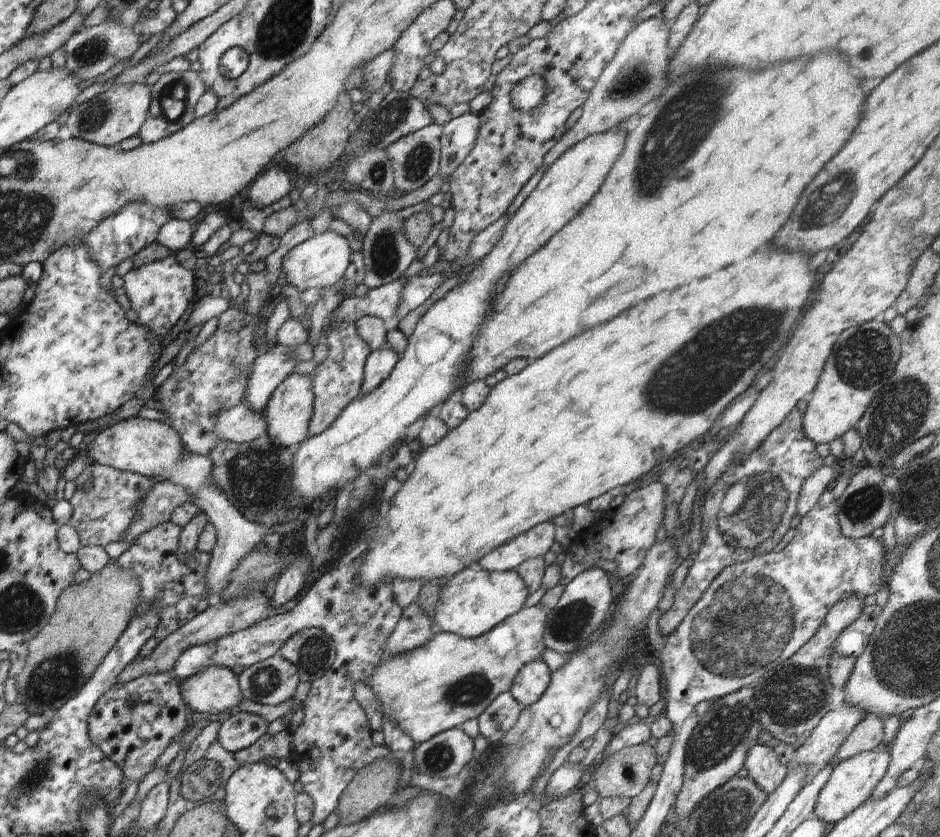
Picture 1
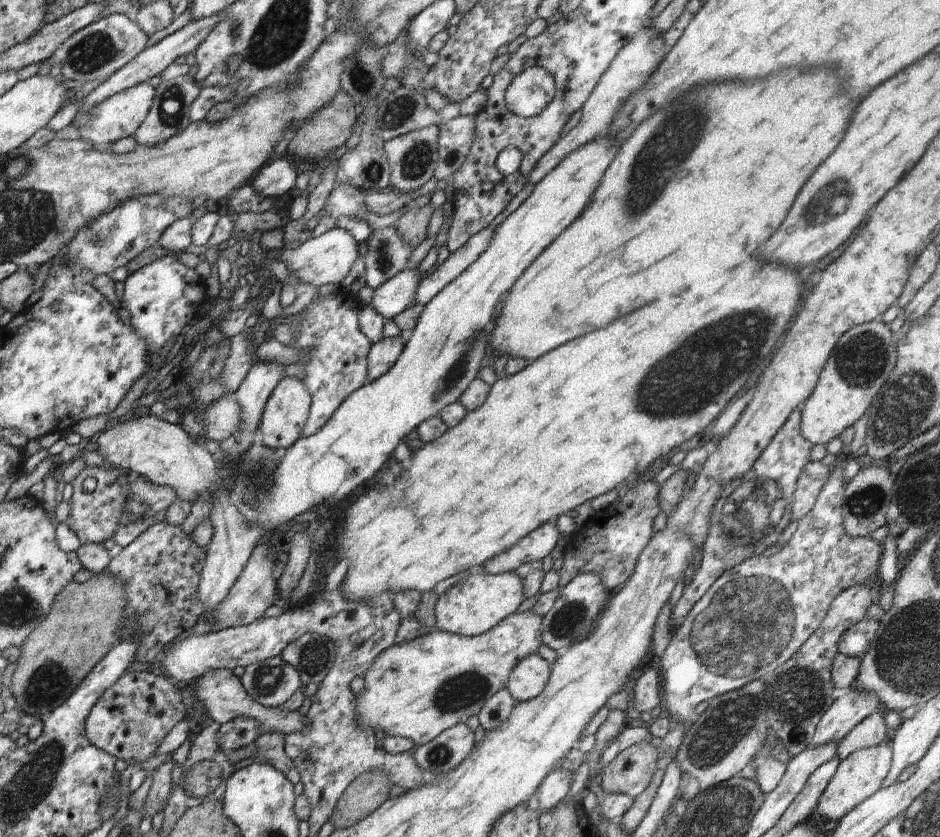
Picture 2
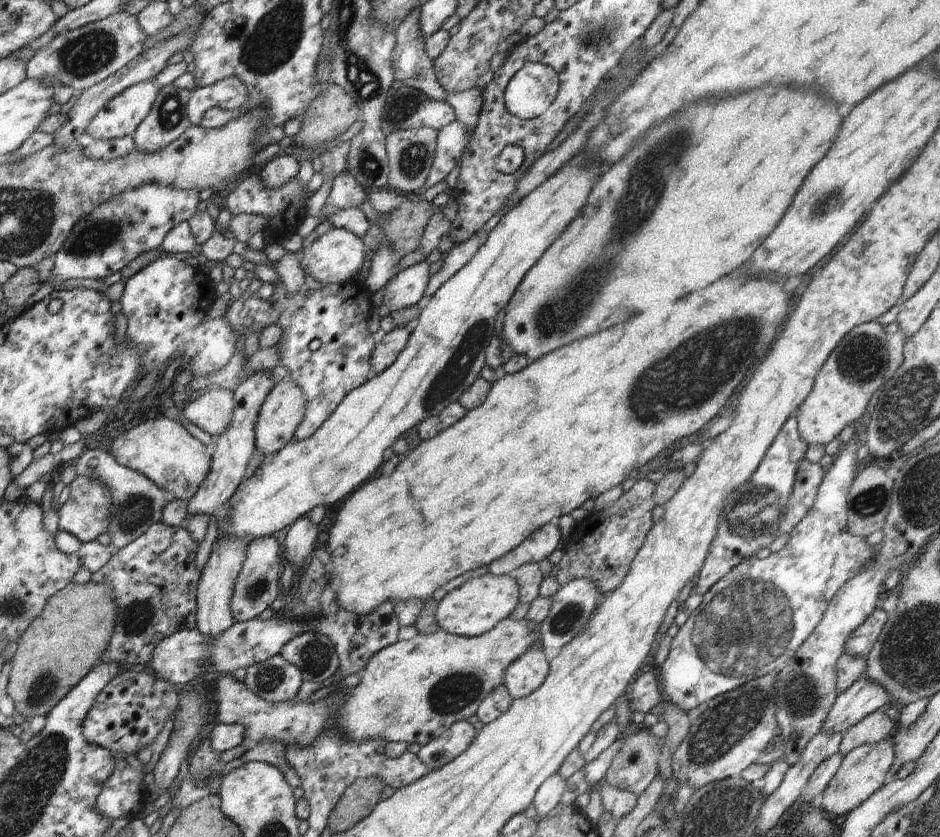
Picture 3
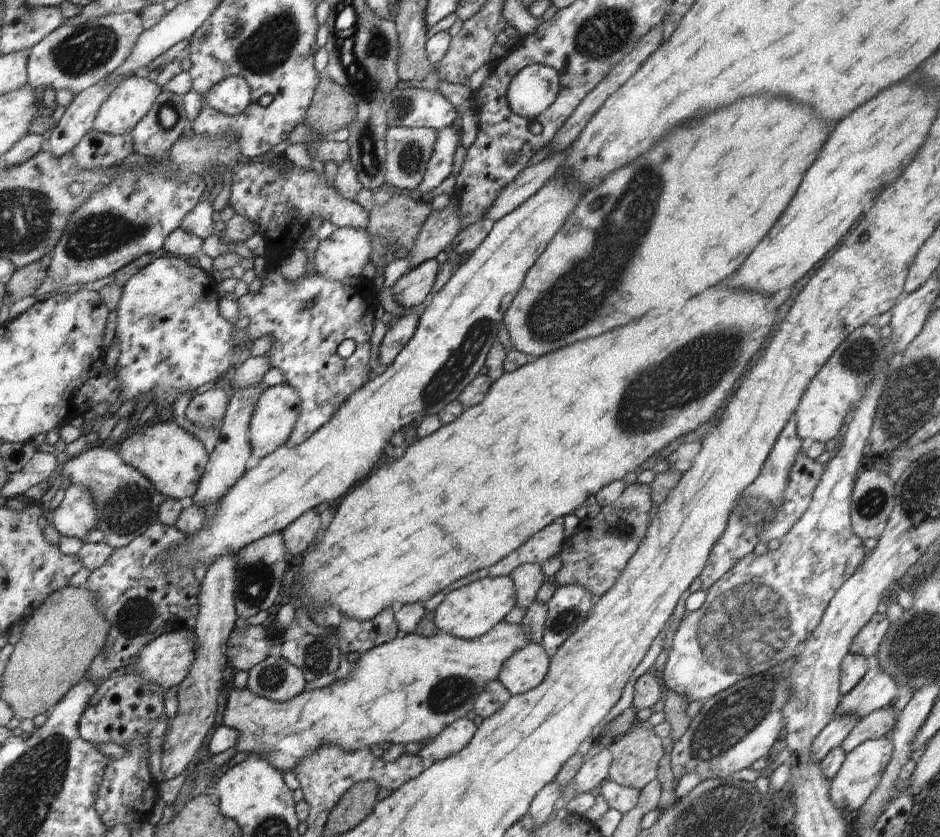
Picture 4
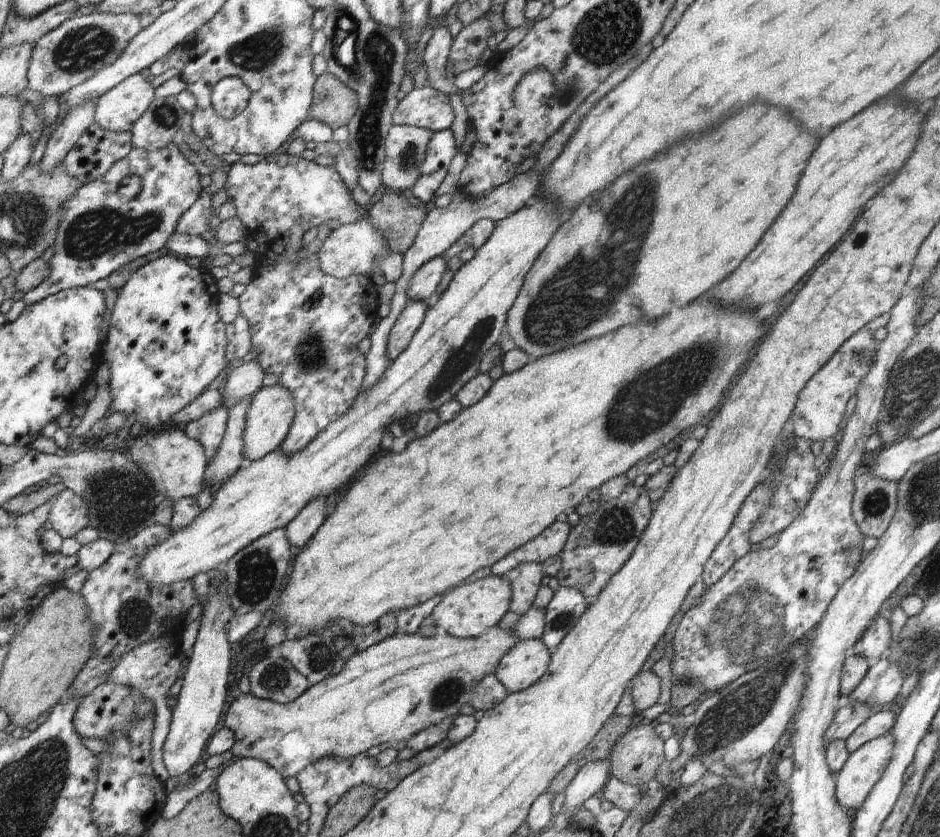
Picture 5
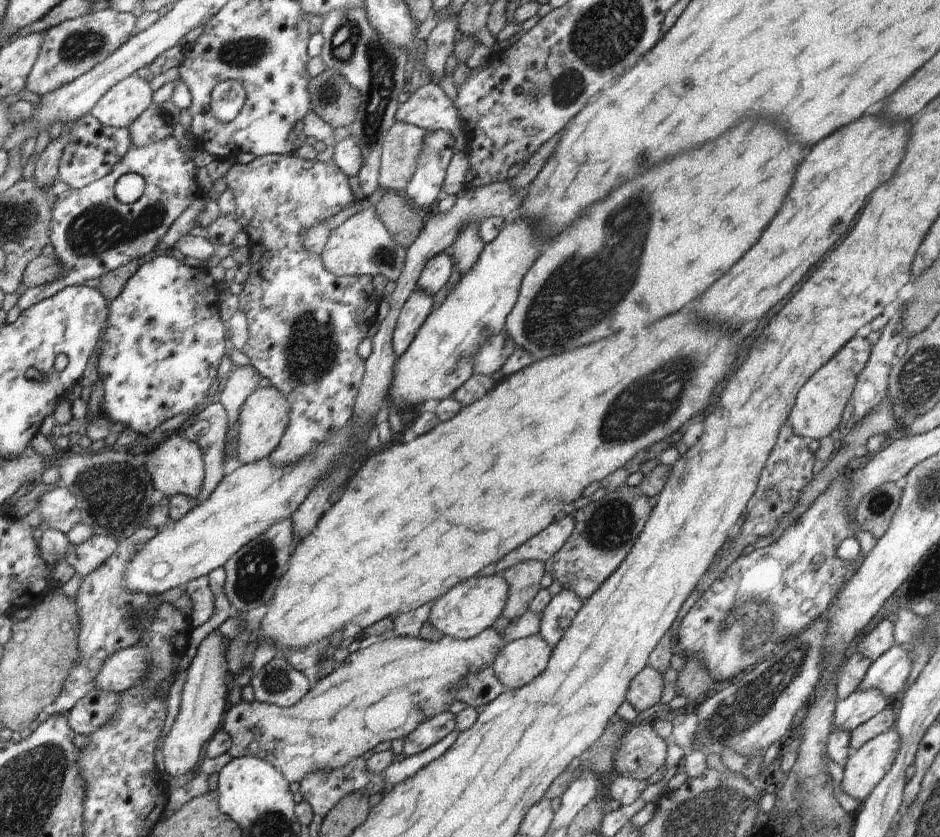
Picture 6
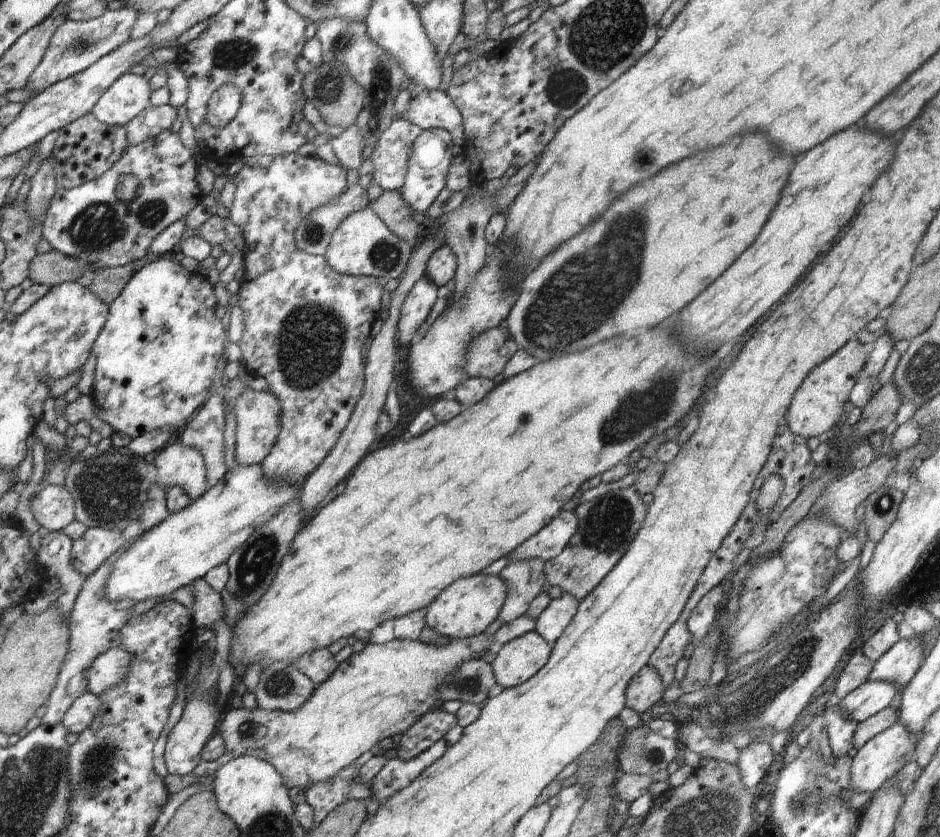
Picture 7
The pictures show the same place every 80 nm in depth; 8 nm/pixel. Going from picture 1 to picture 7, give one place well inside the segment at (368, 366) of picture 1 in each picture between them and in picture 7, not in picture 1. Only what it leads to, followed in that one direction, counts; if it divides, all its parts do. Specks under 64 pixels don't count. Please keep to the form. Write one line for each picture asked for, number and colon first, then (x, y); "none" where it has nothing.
2: (383, 354)
3: (386, 351)
4: (401, 331)
5: (412, 317)
6: (419, 306)
7: (417, 305)

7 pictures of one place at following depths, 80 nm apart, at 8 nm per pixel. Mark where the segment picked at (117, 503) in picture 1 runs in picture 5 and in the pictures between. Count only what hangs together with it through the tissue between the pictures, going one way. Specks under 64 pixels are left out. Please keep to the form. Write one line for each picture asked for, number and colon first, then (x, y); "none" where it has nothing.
2: (93, 517)
3: (86, 513)
4: (76, 516)
5: (67, 516)

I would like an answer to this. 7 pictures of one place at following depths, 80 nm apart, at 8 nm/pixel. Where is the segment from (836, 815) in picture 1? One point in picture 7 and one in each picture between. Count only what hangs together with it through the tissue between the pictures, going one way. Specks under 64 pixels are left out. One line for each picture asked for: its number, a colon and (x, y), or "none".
2: (861, 775)
3: (864, 771)
4: (863, 768)
5: (864, 768)
6: (866, 766)
7: (881, 757)

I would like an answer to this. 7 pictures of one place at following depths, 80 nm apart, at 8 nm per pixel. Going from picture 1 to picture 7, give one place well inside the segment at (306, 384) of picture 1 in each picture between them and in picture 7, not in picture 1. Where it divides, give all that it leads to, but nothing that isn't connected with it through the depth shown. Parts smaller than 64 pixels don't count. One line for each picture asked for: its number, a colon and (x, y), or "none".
2: (286, 411)
3: (284, 407)
4: (275, 415)
5: (268, 418)
6: (263, 419)
7: (258, 413)

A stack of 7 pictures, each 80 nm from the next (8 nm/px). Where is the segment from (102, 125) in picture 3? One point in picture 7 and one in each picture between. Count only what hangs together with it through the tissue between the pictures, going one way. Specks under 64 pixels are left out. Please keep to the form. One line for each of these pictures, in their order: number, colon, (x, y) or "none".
4: (132, 98)
5: (117, 110)
6: (119, 107)
7: (130, 94)

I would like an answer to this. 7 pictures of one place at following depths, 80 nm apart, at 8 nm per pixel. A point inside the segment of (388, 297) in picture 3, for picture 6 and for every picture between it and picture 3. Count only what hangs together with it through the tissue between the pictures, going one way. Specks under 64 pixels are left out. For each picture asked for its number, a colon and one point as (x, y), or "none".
4: (411, 290)
5: (424, 283)
6: (435, 275)

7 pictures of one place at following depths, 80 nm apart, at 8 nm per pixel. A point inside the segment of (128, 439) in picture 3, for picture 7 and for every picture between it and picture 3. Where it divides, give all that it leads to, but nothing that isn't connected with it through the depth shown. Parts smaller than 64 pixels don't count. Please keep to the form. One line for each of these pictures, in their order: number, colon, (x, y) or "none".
4: (174, 461)
5: (175, 465)
6: (176, 467)
7: (179, 464)

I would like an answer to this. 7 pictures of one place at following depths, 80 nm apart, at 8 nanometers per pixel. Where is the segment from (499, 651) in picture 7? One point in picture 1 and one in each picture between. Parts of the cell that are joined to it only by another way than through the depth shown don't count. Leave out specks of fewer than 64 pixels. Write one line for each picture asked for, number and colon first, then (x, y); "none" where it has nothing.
1: (532, 681)
2: (527, 680)
3: (526, 674)
4: (524, 670)
5: (523, 665)
6: (519, 662)

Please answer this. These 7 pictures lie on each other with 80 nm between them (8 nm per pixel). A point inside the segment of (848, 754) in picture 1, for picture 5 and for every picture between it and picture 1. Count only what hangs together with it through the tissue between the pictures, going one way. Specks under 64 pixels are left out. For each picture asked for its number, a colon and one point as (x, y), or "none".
2: (872, 731)
3: (878, 726)
4: (878, 724)
5: (880, 724)

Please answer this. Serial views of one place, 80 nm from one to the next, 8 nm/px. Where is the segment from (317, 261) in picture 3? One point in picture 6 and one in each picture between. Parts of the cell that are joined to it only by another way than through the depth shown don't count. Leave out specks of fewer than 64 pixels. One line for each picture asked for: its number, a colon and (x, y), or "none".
4: (348, 250)
5: (358, 248)
6: (362, 246)

